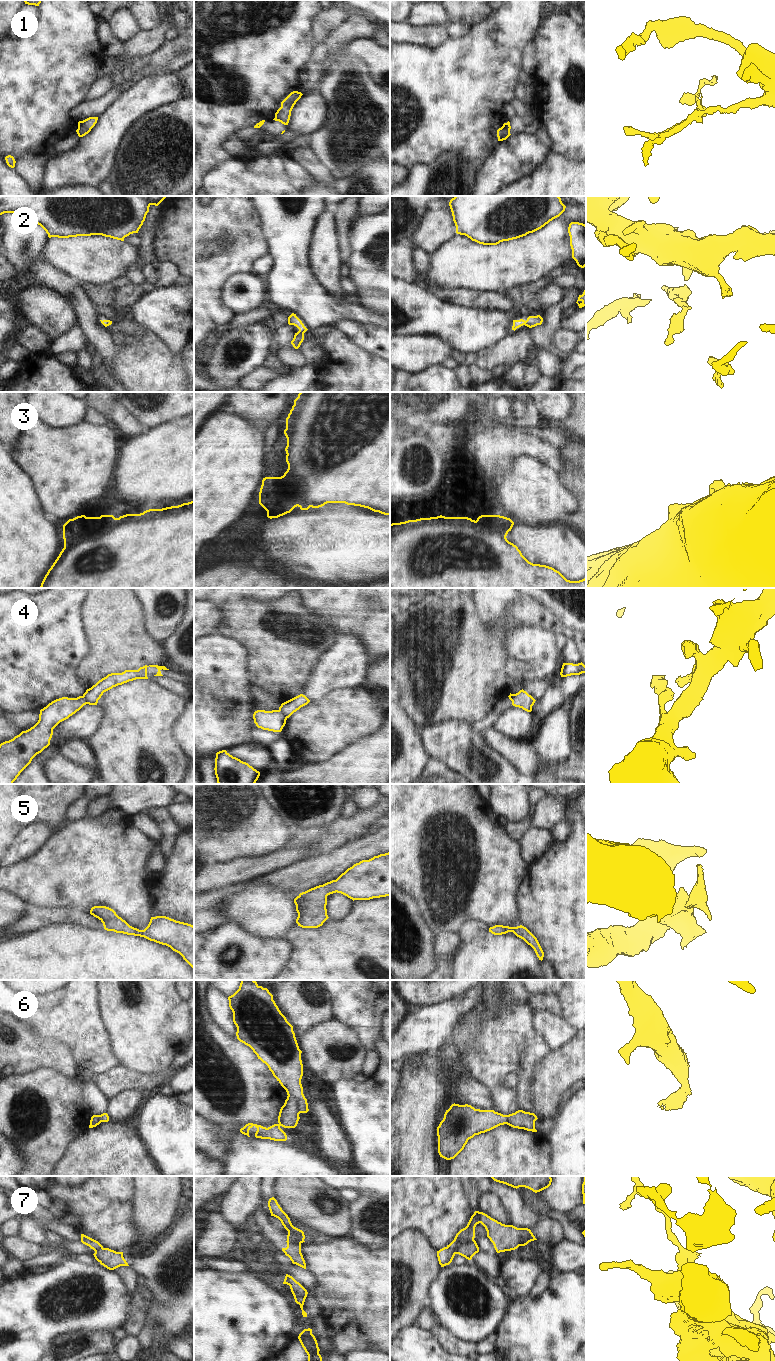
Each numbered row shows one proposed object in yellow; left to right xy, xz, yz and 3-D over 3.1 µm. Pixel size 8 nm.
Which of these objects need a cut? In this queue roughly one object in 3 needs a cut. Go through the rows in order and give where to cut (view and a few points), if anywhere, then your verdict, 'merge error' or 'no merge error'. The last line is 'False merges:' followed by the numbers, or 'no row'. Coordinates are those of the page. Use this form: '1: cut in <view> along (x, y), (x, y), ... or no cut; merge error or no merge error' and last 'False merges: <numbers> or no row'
1: cut in xy along (82, 121), (76, 131); merge error
2: no cut; no merge error
3: no cut; no merge error
4: cut in xz along (278, 710), (286, 718); merge error
5: no cut; no merge error
6: cut in xz along (288, 1094), (296, 1100), (299, 1113); merge error
7: cut in xz along (287, 1229), (302, 1242); merge error
False merges: 1, 4, 6, 7

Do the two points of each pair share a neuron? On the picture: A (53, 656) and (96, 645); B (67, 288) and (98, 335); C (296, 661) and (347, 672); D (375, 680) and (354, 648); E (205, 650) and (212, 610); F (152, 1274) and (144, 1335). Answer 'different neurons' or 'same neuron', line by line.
A: different neurons
B: same neuron
C: different neurons
D: different neurons
E: different neurons
F: same neuron

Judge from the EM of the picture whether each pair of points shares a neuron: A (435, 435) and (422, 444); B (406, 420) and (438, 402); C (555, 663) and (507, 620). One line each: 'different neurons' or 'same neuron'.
A: different neurons
B: same neuron
C: different neurons

